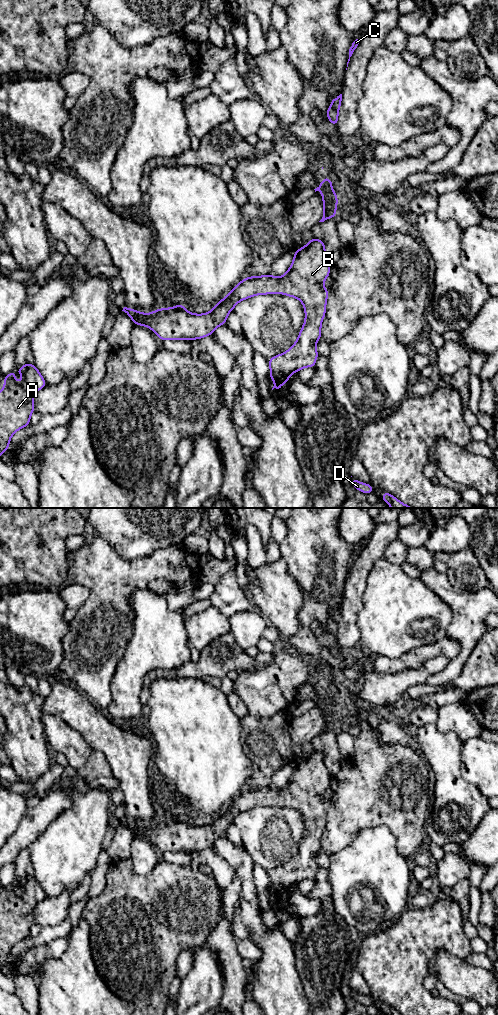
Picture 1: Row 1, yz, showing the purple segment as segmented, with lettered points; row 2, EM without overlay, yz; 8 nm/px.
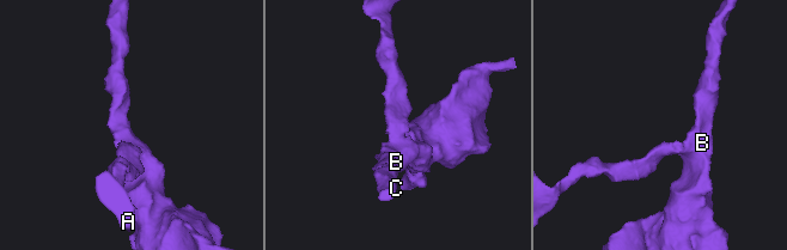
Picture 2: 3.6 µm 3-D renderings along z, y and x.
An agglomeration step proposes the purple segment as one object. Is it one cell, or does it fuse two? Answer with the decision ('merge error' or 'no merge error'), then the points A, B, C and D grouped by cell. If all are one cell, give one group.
no merge error; groups A B C D

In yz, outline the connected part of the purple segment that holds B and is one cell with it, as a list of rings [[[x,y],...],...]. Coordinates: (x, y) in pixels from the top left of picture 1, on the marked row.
[[[312,237],[310,242],[294,252],[294,259],[288,271],[280,278],[276,276],[249,276],[241,280],[214,308],[204,314],[193,314],[179,304],[172,308],[161,308],[149,314],[138,312],[133,308],[124,307],[122,311],[129,315],[135,325],[147,326],[156,333],[161,341],[164,340],[196,340],[211,336],[220,325],[226,324],[228,314],[234,310],[236,304],[255,295],[281,293],[299,299],[305,310],[305,322],[302,326],[297,341],[284,353],[268,359],[270,365],[269,377],[274,381],[274,388],[279,389],[286,383],[293,372],[298,372],[305,367],[315,368],[319,353],[315,345],[322,337],[321,324],[326,314],[326,302],[329,292],[323,287],[323,282],[330,275],[331,264],[325,252],[325,243]]]

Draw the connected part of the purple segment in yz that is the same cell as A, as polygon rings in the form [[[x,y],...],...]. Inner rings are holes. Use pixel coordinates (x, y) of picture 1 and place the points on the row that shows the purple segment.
[[[27,362],[4,376],[4,387],[0,392],[0,455],[9,449],[12,435],[29,426],[30,416],[35,411],[34,395],[46,385],[36,366]],[[18,371],[22,373],[20,384],[14,379]]]

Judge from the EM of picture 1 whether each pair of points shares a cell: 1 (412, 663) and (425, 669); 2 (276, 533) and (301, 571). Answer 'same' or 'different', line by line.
1: different
2: different

